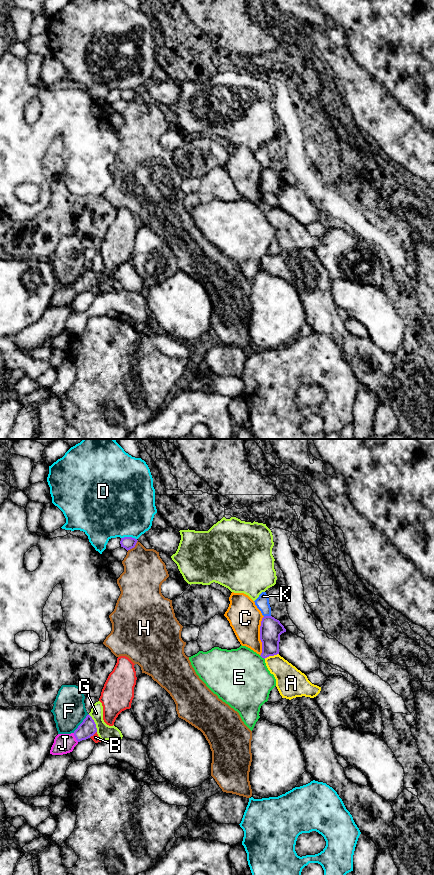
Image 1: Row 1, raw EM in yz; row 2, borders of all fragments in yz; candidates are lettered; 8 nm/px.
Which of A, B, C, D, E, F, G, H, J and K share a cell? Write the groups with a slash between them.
A / B / C / D / E / F / G / H / J / K

